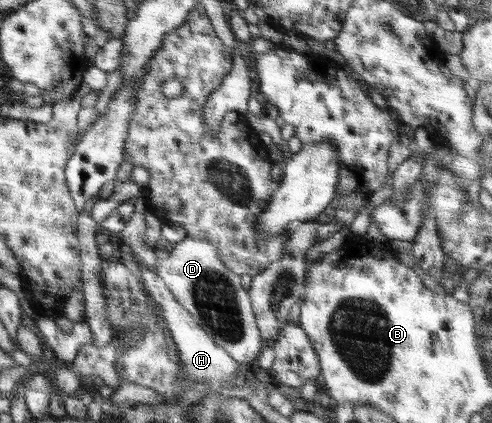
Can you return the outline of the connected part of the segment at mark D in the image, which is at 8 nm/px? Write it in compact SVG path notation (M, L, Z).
M187 236L174 243L168 258L155 256L155 272L193 316L193 321L232 359L240 364L259 359L264 343L255 321L251 298L240 283L240 275L224 266L211 242Z

